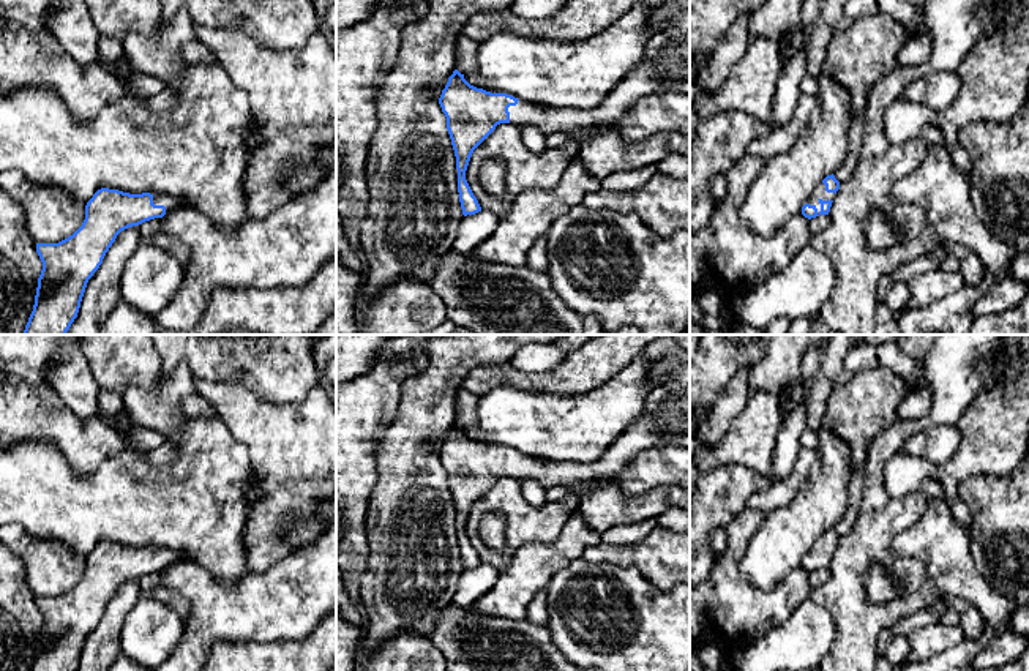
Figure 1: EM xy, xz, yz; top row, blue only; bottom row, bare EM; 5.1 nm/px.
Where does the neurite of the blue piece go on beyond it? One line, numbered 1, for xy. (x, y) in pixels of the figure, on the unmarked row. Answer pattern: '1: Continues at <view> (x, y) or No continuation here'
1: Continues at xy (169, 556)

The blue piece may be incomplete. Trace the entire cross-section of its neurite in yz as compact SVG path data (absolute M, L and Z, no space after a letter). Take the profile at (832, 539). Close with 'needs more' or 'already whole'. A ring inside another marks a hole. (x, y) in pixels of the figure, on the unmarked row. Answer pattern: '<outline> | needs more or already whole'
M833 527L827 529L814 542L810 553L802 560L802 568L808 573L816 572L819 568L829 568L838 543L840 543L840 535L835 532L835 529Z | needs more

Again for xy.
M101 542L85 559L82 579L58 597L36 597L43 616L30 671L77 671L88 633L117 589L181 560L159 546L129 548Z | needs more

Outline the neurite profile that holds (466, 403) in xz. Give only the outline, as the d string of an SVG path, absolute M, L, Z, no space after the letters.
M459 390L455 399L455 418L456 423L469 433L469 437L473 439L477 434L477 404L478 396Z

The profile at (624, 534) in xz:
M649 518L631 524L619 524L600 534L600 543L616 546L638 543L644 540L657 526L657 518Z

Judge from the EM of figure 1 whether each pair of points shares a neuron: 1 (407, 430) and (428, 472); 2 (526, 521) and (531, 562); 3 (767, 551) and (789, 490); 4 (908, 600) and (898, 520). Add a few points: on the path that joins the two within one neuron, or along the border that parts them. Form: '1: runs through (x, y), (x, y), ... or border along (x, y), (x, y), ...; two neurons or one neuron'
1: runs through (407, 441), (407, 452), (417, 461); one neuron
2: border along (562, 526), (550, 542), (523, 543), (502, 569); two neurons
3: border along (807, 474), (797, 493), (786, 504), (766, 513); two neurons
4: runs through (908, 580), (886, 554), (886, 540); one neuron

